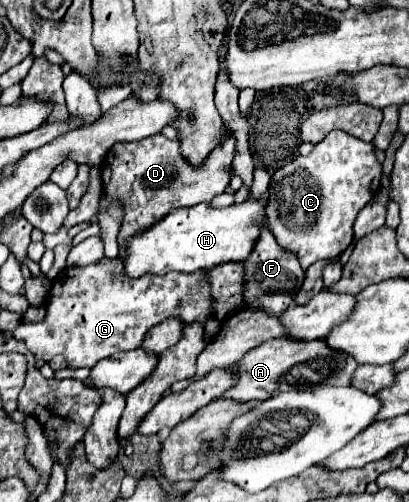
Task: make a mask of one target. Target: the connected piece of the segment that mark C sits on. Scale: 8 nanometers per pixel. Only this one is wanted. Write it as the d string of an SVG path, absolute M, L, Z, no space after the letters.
M344 131L330 133L310 155L296 157L272 175L268 191L270 231L286 251L294 251L302 269L318 259L340 255L354 239L354 219L372 201L372 187L380 187L382 165L374 157L374 145L354 139Z

